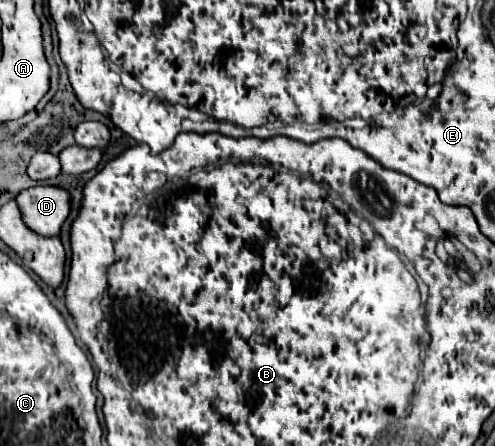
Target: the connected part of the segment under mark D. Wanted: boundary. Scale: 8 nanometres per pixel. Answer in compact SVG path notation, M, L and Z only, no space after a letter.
M35 184L35 186L27 188L27 190L23 190L17 196L17 204L19 204L21 212L23 212L25 224L31 230L35 230L37 234L43 234L43 236L59 234L63 222L71 214L71 194L65 188L59 188L59 186L53 186L53 184Z

